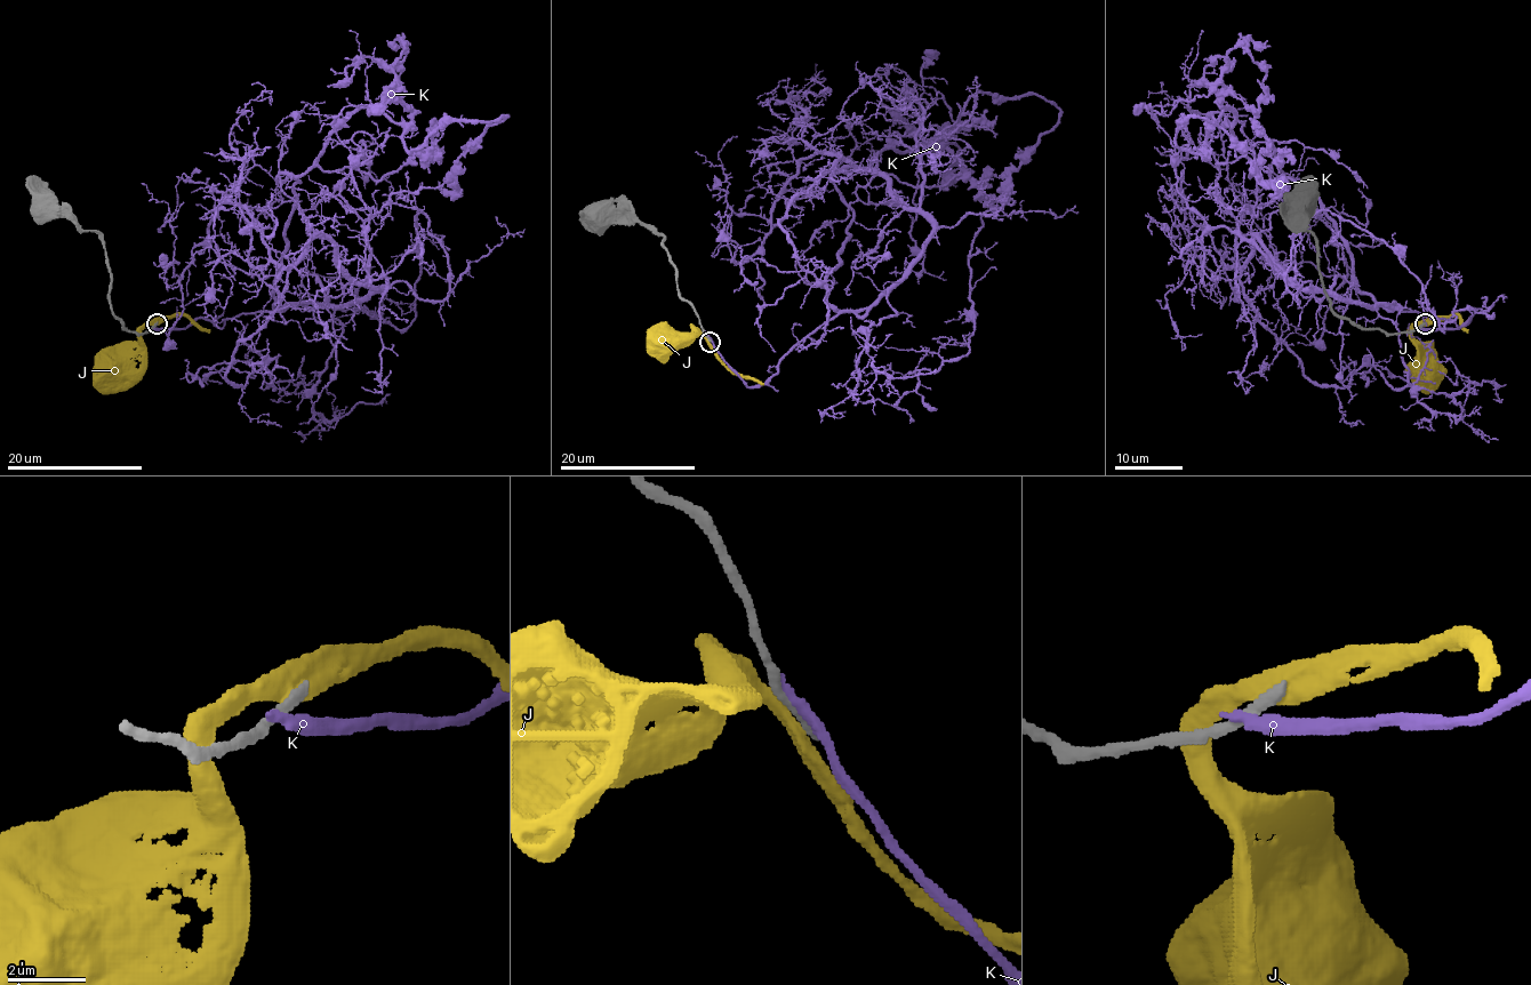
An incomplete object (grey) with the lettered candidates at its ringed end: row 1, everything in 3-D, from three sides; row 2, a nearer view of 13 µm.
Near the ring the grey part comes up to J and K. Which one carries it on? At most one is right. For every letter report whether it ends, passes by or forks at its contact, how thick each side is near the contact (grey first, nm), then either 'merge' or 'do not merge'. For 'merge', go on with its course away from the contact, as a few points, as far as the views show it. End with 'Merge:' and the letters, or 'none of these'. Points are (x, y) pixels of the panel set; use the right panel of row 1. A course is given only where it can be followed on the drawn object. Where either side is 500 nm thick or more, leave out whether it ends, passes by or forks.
J: it passes by; calibres 320 and 440 nm; do not merge
K: it ends; calibres 240 and 320 nm; do not merge
Merge: none of these

